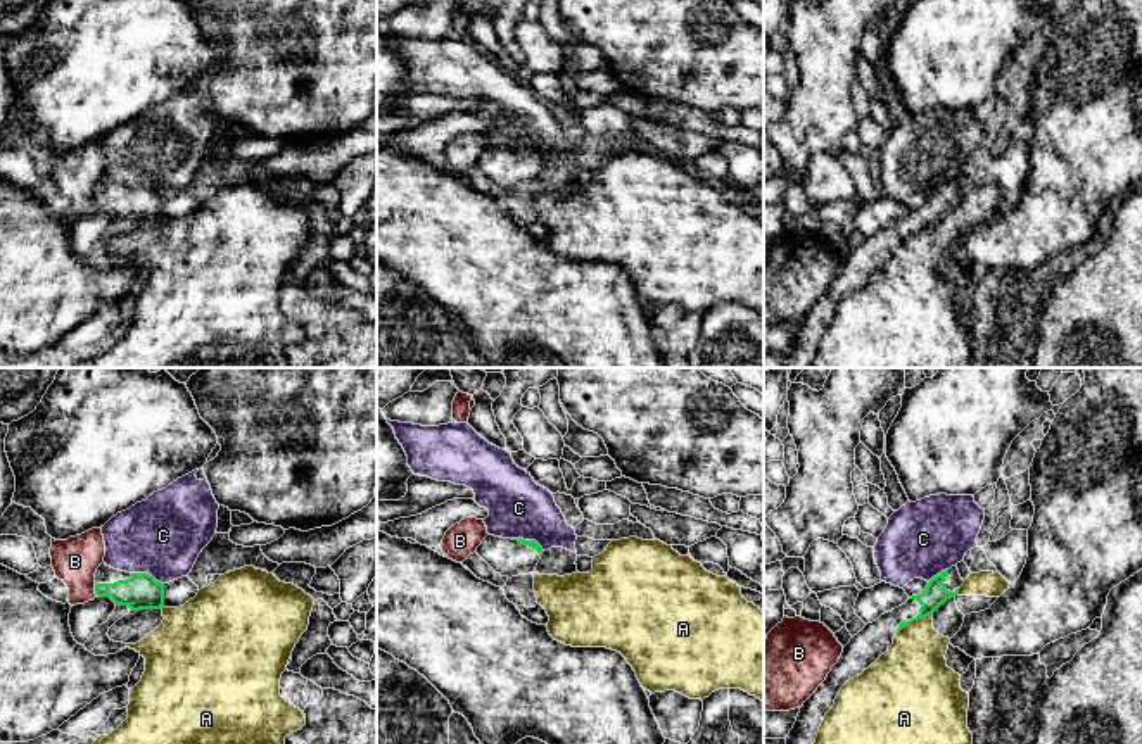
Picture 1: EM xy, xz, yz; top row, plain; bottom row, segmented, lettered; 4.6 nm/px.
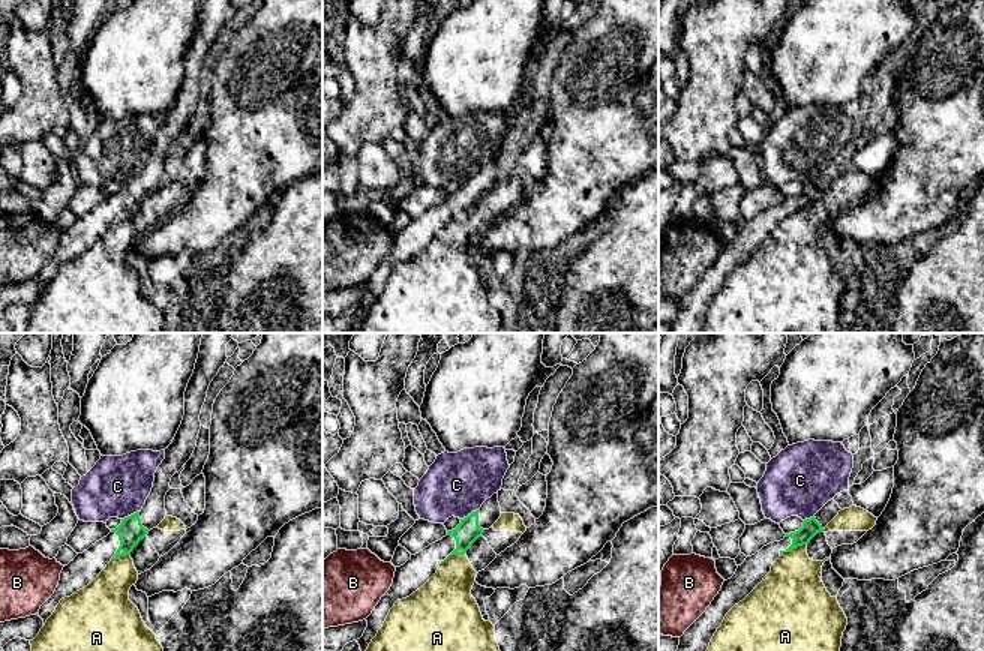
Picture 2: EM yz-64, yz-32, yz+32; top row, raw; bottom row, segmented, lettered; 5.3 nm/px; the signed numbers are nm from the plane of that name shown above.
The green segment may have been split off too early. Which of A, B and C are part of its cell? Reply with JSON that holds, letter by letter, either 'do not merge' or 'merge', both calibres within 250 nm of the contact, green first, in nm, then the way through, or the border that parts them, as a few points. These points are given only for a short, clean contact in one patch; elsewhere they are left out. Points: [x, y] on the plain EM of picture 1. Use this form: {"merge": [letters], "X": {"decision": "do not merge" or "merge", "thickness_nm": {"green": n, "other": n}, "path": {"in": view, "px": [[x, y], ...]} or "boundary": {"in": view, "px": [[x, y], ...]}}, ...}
{"merge": [], "A": {"decision": "do not merge", "thickness_nm": {"green": 110, "other": 320}}, "B": {"decision": "do not merge", "thickness_nm": {"green": 170, "other": 220}, "boundary": {"in": "xy", "px": [[94, 195], [97, 208]]}}, "C": {"decision": "do not merge", "thickness_nm": {"green": 170, "other": 380}, "boundary": {"in": "xy", "px": [[132, 185], [147, 185], [163, 197]]}}}

